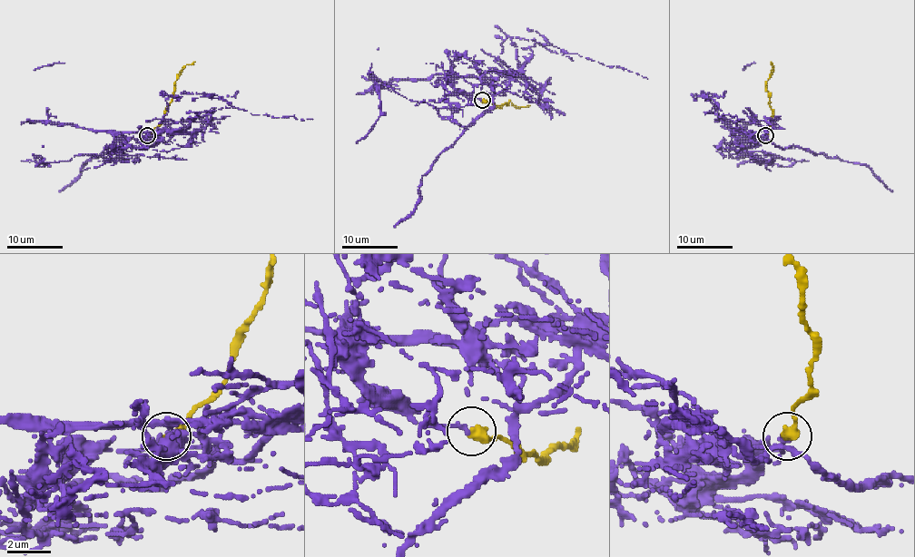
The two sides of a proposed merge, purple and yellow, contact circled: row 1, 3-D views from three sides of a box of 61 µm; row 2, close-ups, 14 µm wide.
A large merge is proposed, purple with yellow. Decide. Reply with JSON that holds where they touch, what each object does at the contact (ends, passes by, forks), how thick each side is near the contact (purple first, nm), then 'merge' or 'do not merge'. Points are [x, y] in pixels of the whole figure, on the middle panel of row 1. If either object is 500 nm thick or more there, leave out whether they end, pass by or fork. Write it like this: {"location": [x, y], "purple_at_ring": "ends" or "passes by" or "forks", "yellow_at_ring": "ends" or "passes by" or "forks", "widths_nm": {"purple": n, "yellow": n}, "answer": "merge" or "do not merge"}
{"location": [482, 100], "purple_at_ring": "ends", "yellow_at_ring": "ends", "widths_nm": {"purple": 240, "yellow": 480}, "answer": "do not merge"}

